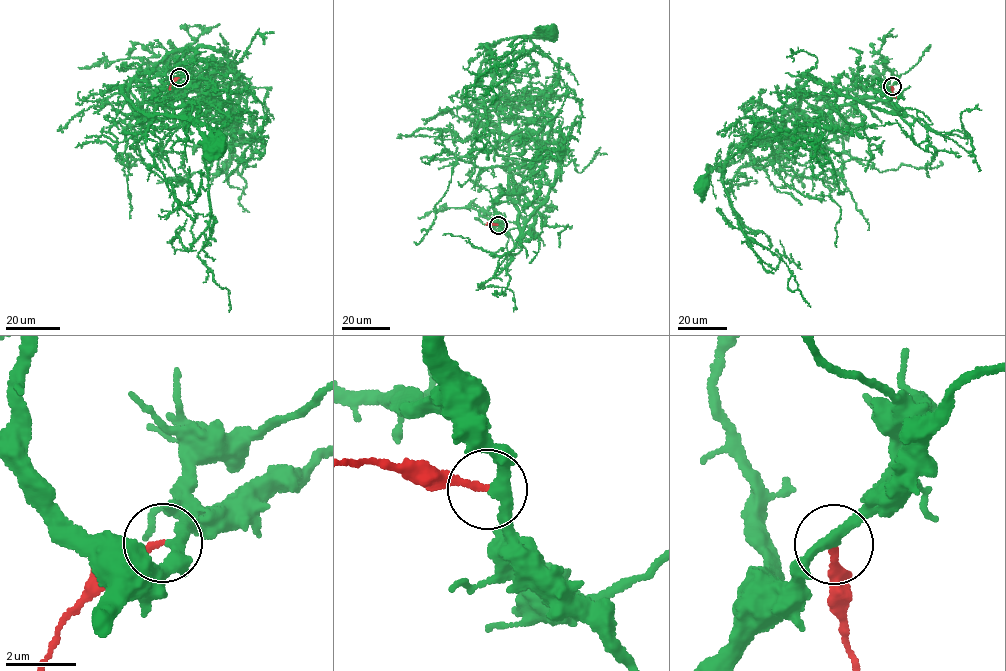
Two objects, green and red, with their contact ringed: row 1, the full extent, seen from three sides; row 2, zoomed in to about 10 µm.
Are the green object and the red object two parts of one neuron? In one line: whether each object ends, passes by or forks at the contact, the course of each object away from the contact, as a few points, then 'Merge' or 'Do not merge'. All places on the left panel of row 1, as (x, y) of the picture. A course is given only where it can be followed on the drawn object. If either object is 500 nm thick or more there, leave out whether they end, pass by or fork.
At the ring green passes by. At the ring red ends. Course of green: (179, 77), (174, 89), (189, 72), (163, 60), (120, 90), (141, 112), (186, 118), (219, 146). Course of red: (179, 77), (169, 90). Merge

